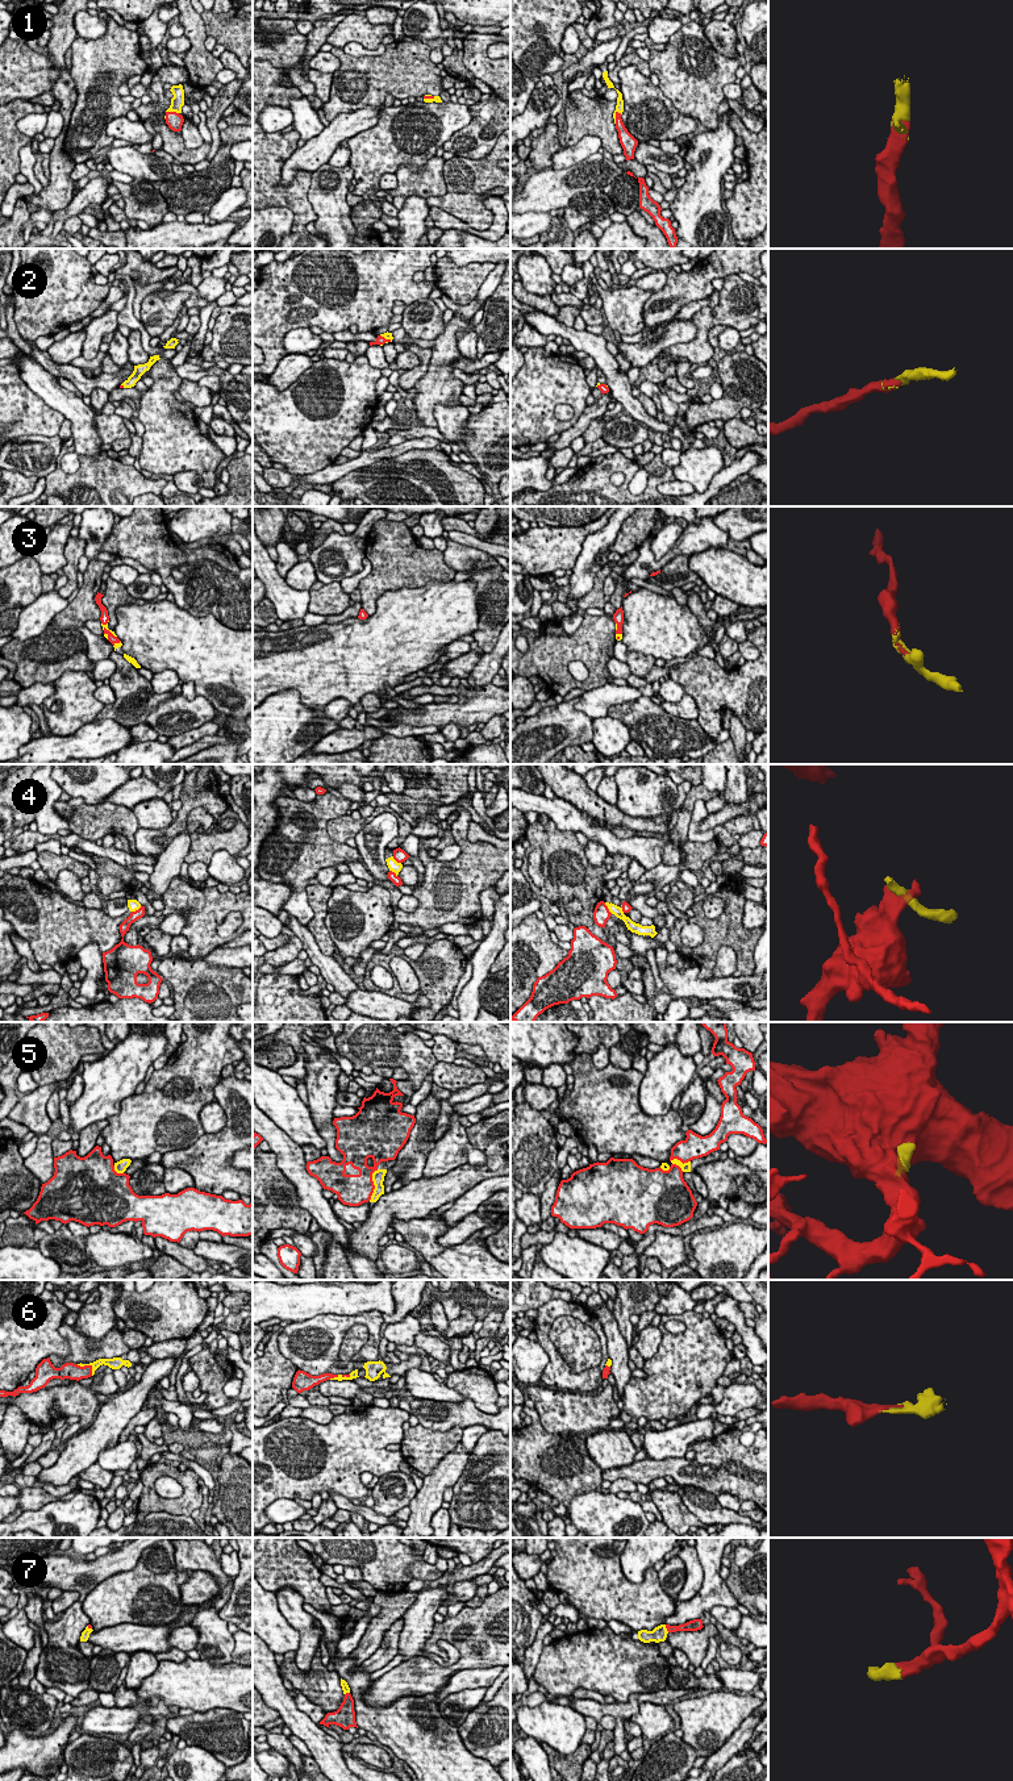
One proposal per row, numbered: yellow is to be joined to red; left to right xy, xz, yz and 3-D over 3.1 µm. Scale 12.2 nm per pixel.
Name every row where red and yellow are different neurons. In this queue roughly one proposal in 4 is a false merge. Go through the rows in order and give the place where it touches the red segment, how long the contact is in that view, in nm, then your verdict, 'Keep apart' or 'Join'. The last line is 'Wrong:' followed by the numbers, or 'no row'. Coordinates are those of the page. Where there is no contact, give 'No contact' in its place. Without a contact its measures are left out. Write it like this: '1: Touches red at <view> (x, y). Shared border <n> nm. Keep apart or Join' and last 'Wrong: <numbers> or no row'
1: Touches red at yz (616, 117). Shared border 160 nm. Join
2: Touches red at xz (384, 338). Shared border 170 nm. Join
3: Touches red at xy (108, 630). Shared border 260 nm. Join
4: Touches red at yz (607, 908). Shared border 180 nm. Keep apart
5: Touches red at xz (372, 1184). Shared border 400 nm. Keep apart
6: Touches red at xy (88, 1366). Shared border 240 nm. Join
7: Touches red at yz (666, 1627). Shared border 110 nm. Join
Wrong: 4, 5

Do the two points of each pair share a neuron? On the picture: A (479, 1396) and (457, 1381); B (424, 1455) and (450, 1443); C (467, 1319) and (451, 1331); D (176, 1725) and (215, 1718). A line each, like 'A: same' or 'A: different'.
A: same
B: same
C: same
D: same

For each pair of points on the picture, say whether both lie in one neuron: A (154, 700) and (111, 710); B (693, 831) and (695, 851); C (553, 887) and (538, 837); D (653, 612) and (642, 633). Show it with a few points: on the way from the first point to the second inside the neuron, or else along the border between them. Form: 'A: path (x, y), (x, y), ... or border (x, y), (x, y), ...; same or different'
A: path (144, 704), (140, 708), (121, 710); same
B: border (687, 837), (695, 842), (708, 842), (716, 838); different
C: path (553, 875), (549, 849); same
D: path (653, 617), (653, 622), (647, 628); same

